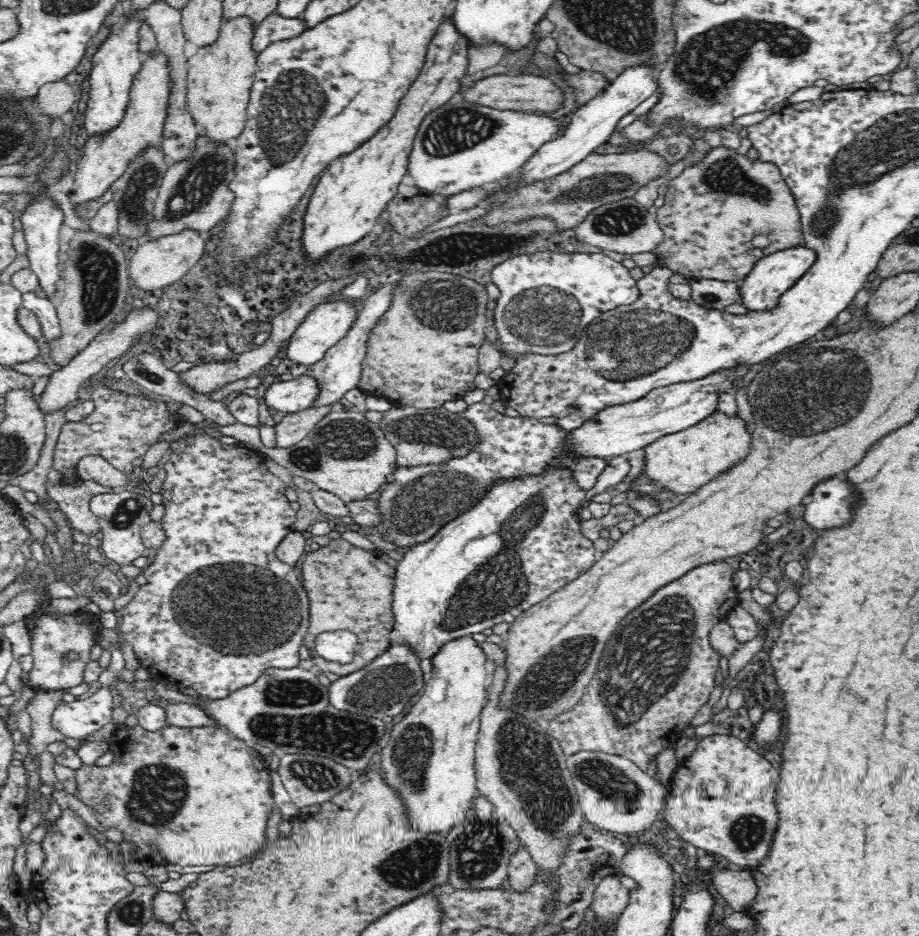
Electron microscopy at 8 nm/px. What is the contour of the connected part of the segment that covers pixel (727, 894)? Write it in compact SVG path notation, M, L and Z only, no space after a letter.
M714 868L710 872L710 881L720 896L728 902L728 909L733 911L742 912L756 898L758 892L750 870Z

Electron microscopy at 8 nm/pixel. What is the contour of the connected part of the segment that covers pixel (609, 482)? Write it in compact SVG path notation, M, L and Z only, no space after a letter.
M620 456L611 457L608 461L608 468L598 476L595 486L585 492L585 498L580 502L580 505L574 513L580 518L578 511L581 508L588 508L589 504L593 501L593 497L609 492L615 484L620 484L625 478L628 478L631 466L626 458Z

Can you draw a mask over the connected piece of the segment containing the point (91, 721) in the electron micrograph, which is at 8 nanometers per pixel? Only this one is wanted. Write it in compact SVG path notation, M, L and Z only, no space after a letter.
M119 648L112 650L110 656L110 666L106 671L102 671L98 680L100 681L100 688L90 697L84 700L68 699L63 697L61 703L56 707L52 715L52 726L61 732L64 736L70 738L84 740L86 736L90 736L92 732L100 730L104 724L110 723L112 718L112 693L113 678L115 674L123 671L124 659Z

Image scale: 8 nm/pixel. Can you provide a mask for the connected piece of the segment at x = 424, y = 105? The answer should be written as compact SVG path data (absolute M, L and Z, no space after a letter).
M454 14L445 17L432 37L426 59L418 78L408 94L400 100L392 119L364 144L352 152L336 156L320 174L308 196L308 210L304 216L304 250L311 260L320 260L338 246L354 244L377 228L376 220L396 194L400 180L408 168L408 154L420 124L429 112L446 104L461 91L461 80L470 64L468 54L472 43L454 25Z

